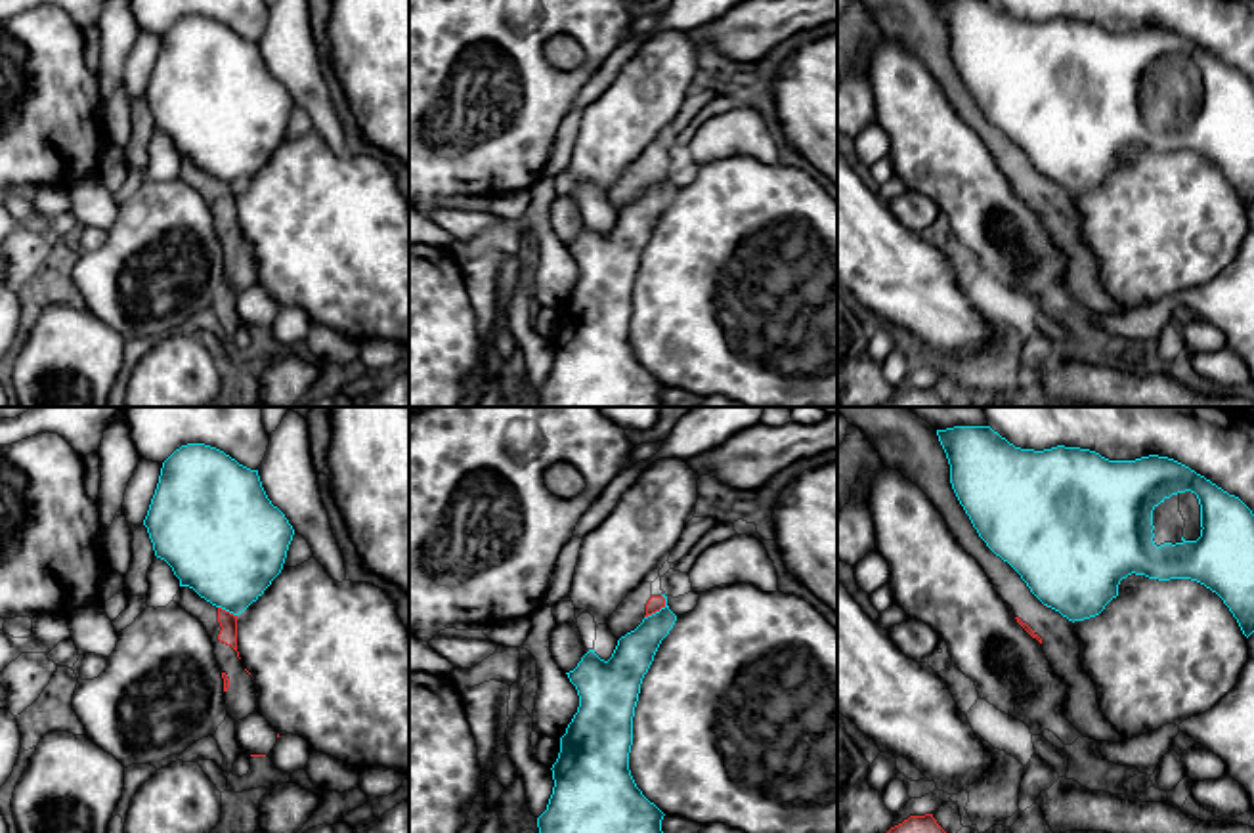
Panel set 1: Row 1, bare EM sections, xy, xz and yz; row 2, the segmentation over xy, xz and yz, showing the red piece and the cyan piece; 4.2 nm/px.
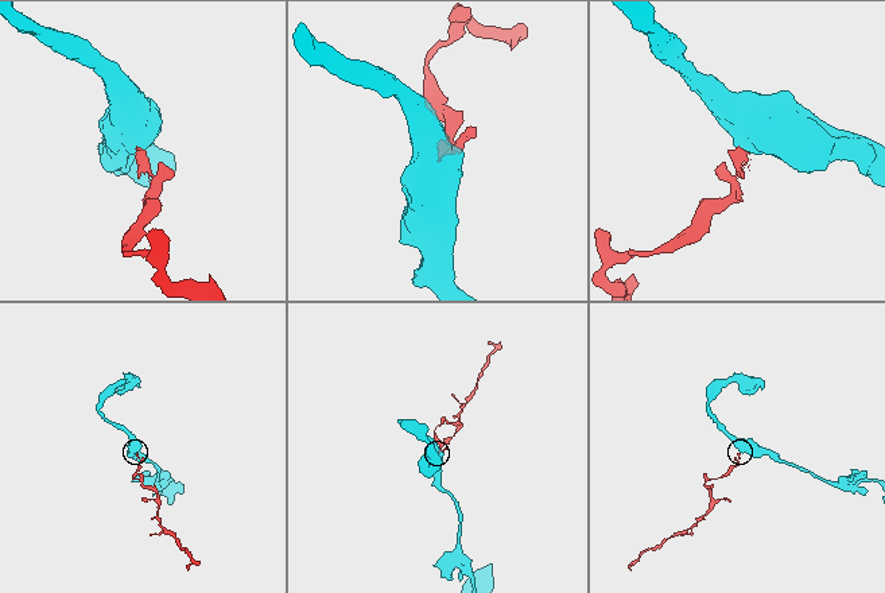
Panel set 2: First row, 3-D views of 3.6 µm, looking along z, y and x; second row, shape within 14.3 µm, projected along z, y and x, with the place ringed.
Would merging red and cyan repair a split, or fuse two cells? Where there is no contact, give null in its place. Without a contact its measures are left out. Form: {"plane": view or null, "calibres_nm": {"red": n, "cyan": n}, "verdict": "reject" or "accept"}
{"plane": "xz", "calibres_nm": {"red": 70, "cyan": 160}, "verdict": "reject"}

